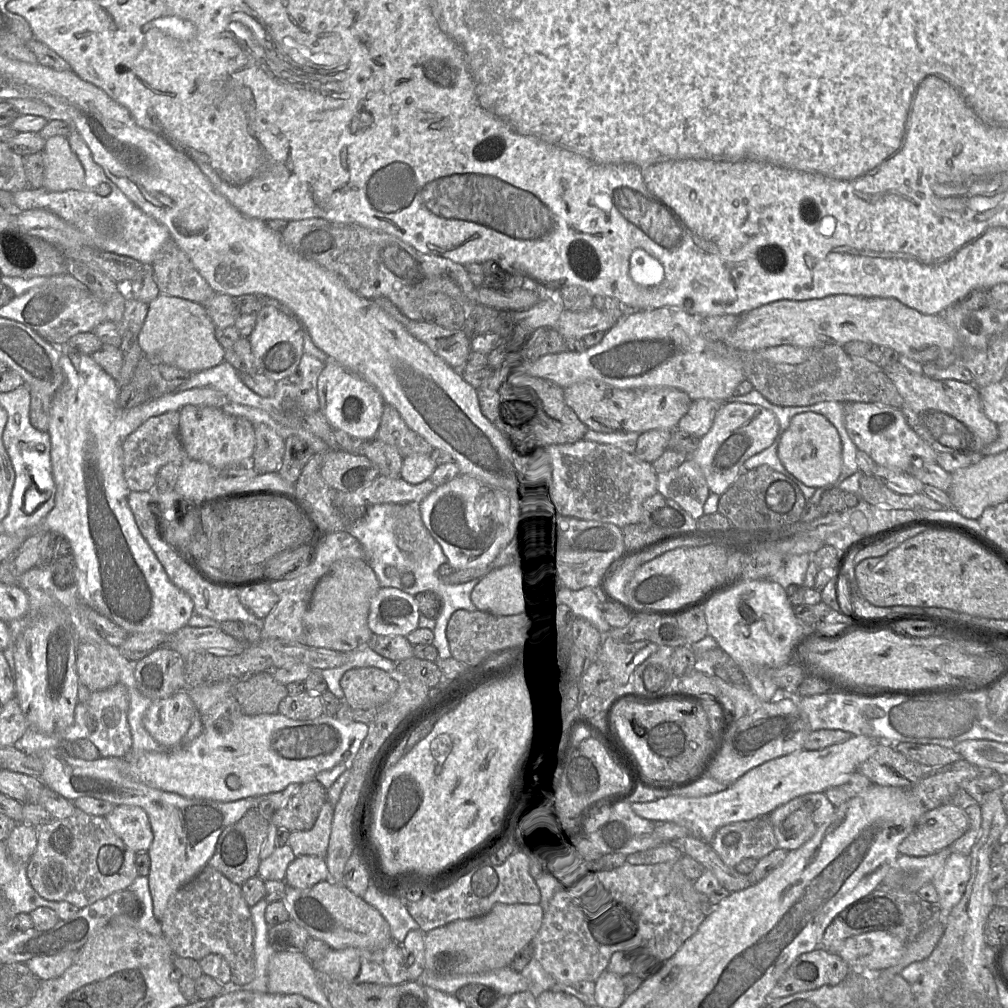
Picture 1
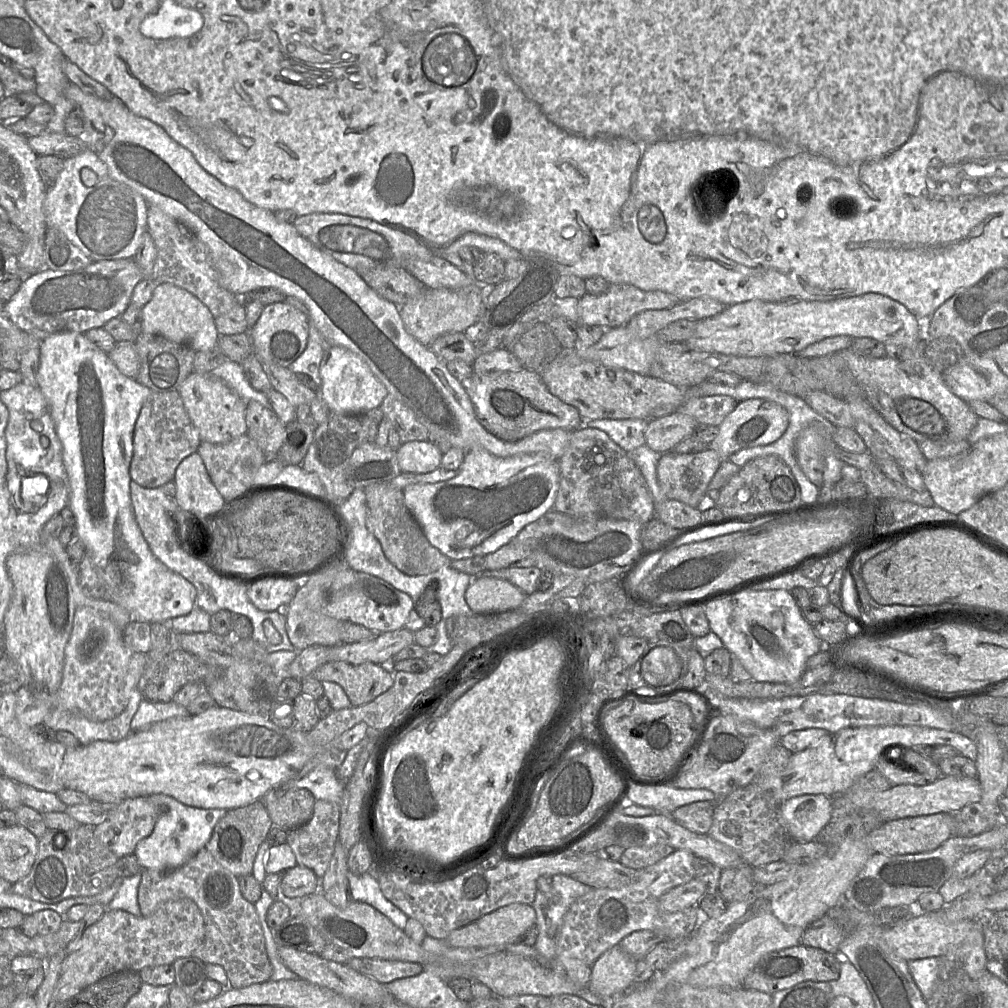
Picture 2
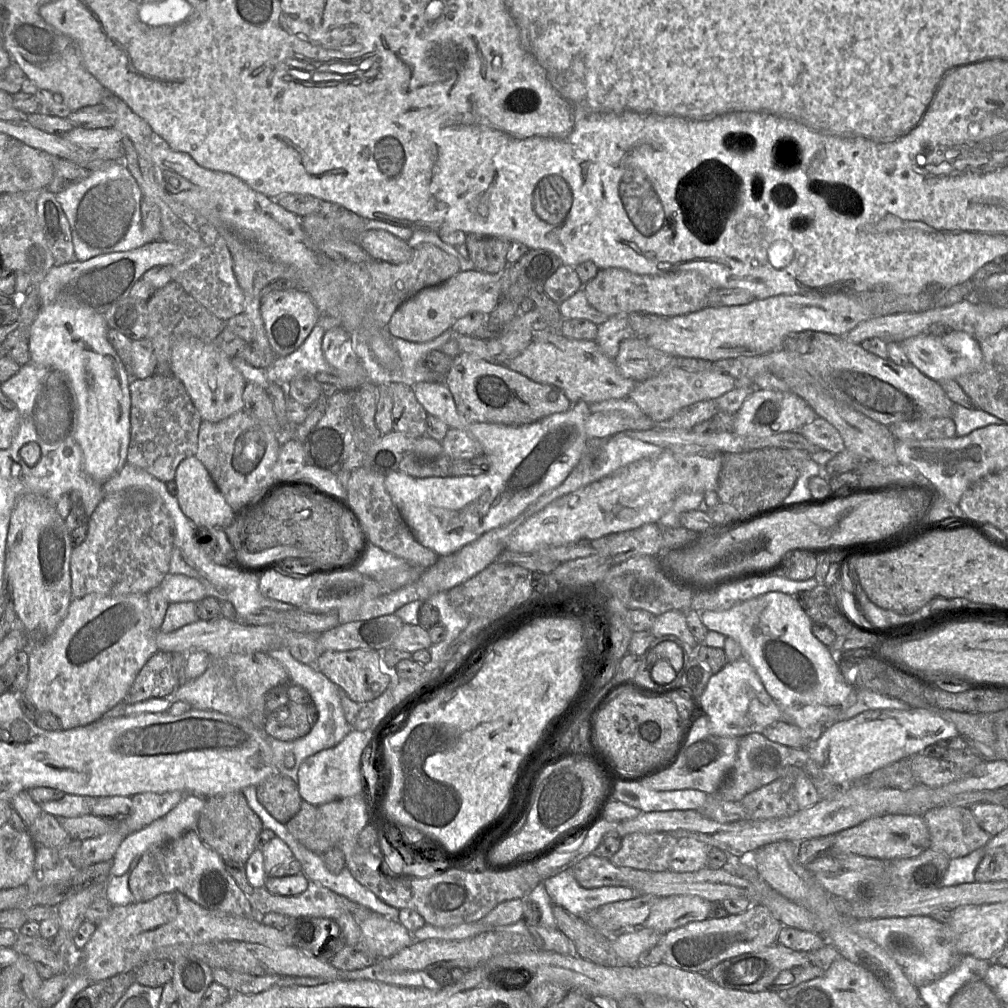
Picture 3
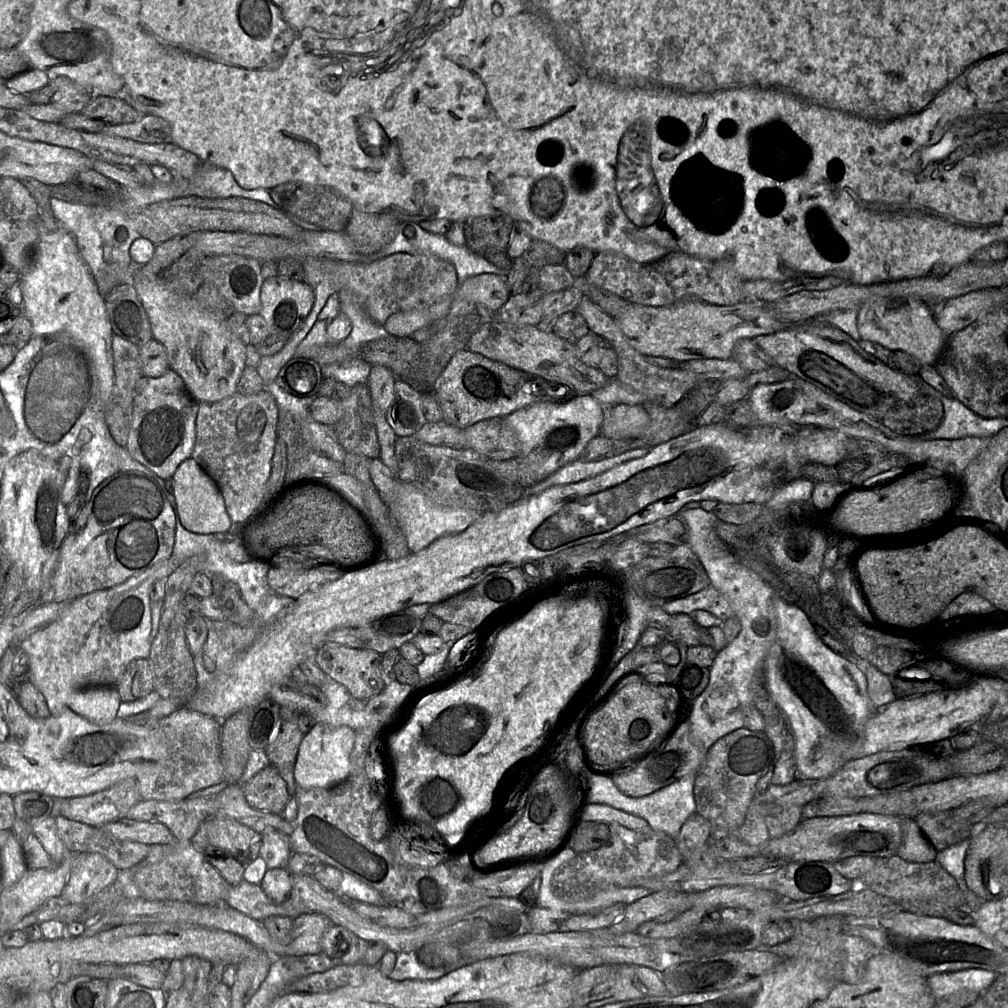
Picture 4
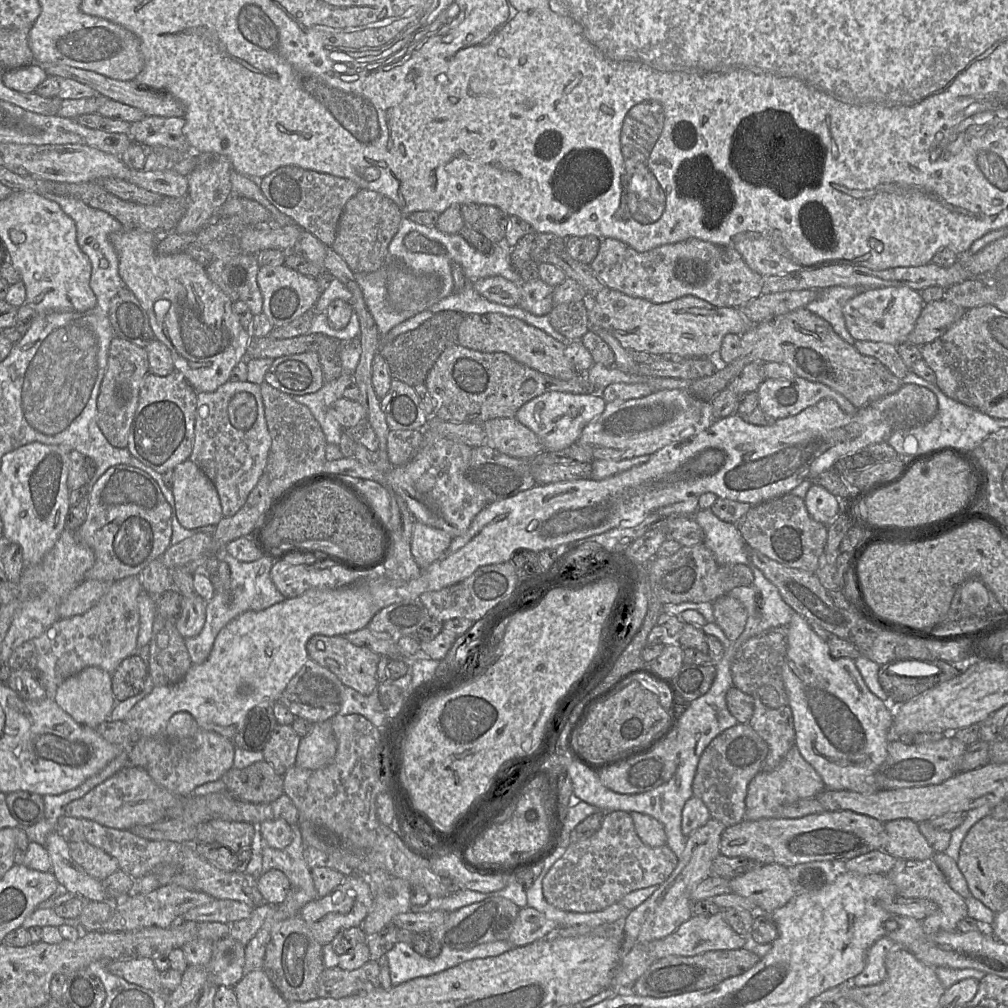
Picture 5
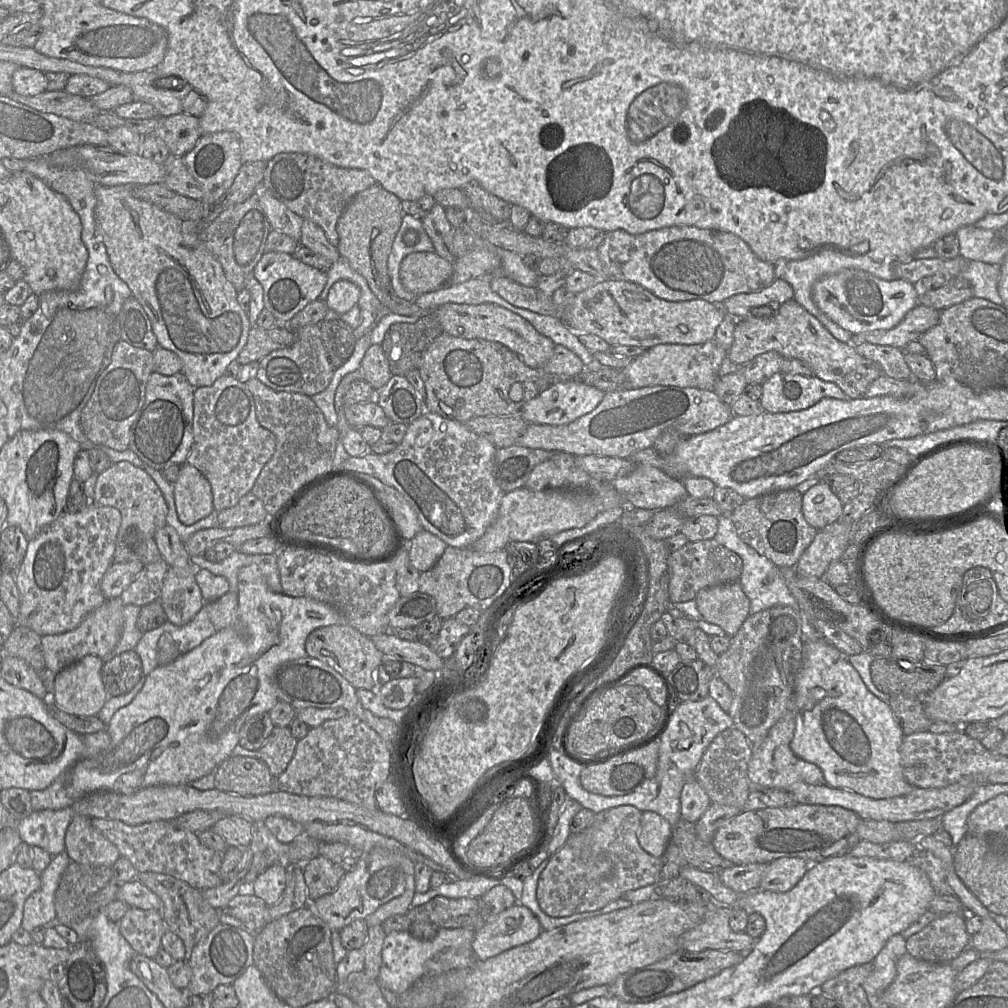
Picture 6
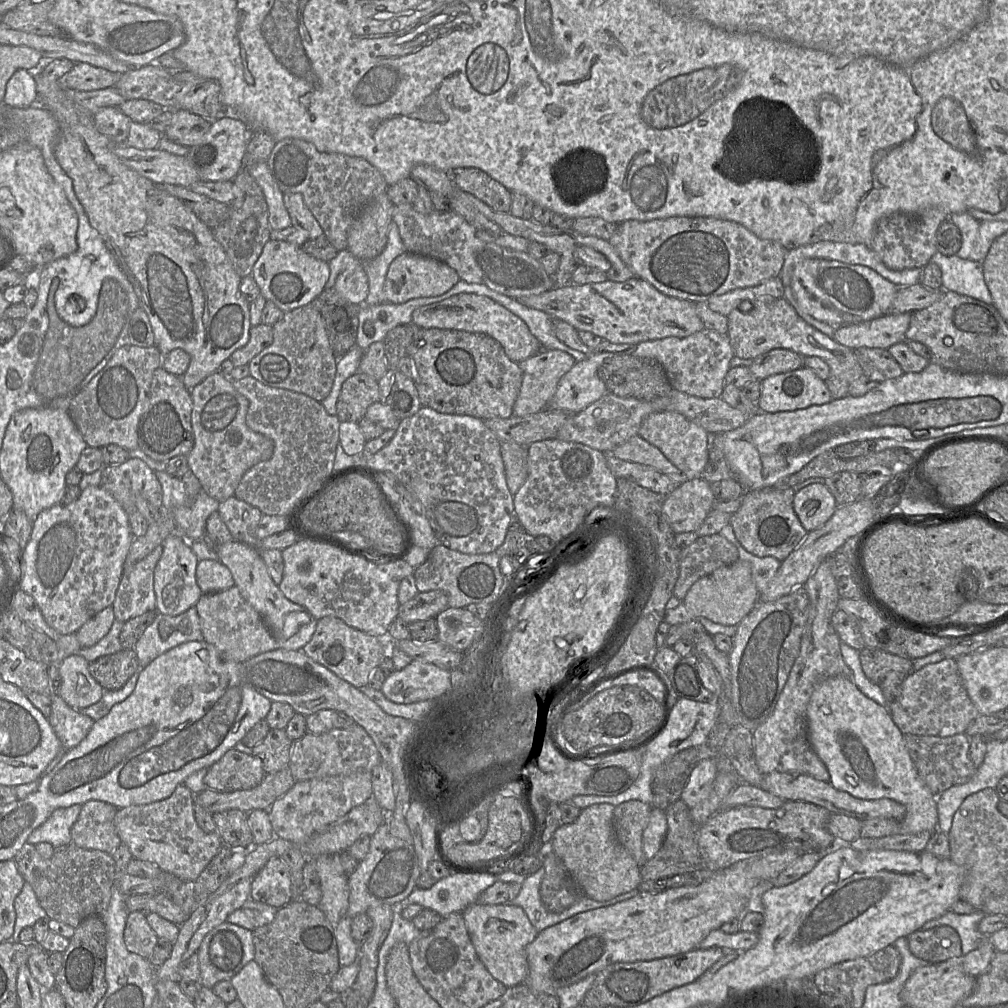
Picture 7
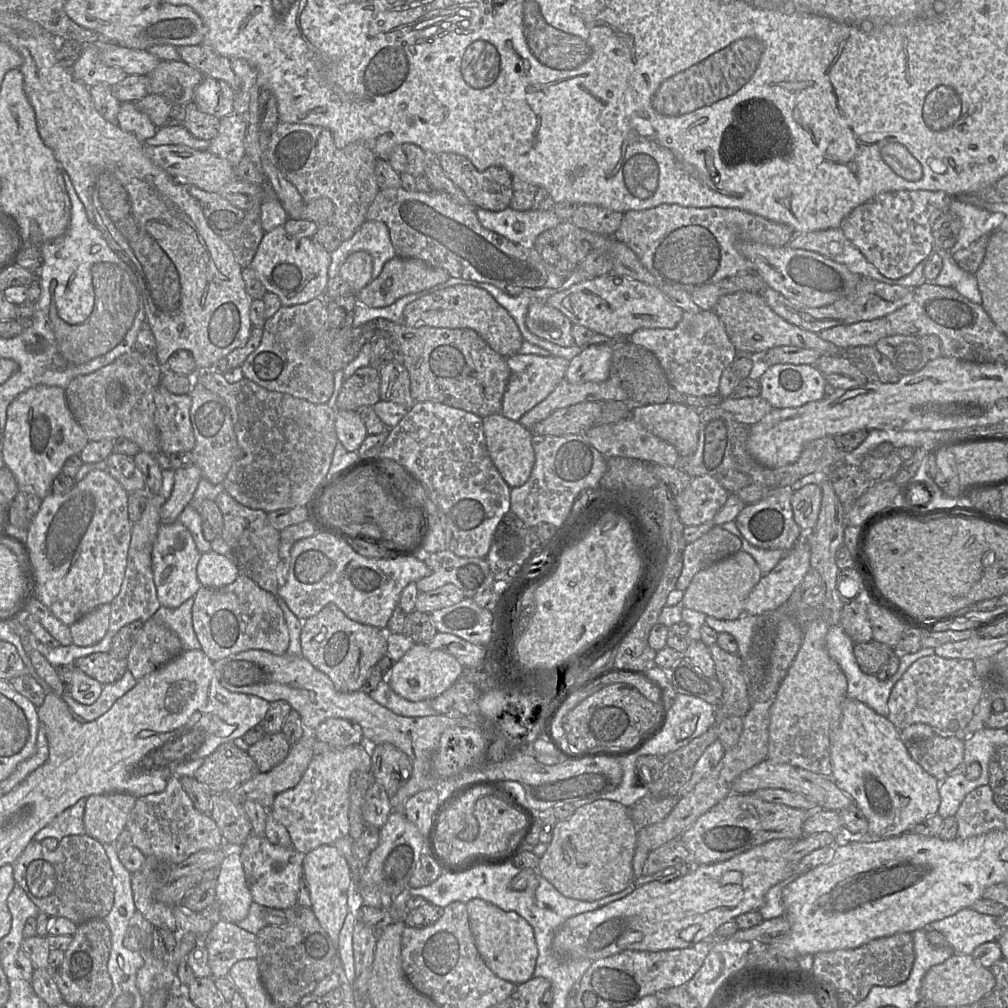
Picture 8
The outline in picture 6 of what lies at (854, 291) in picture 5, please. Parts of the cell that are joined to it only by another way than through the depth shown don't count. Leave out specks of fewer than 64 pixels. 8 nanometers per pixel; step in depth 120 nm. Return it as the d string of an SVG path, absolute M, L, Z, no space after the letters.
M823 248L810 256L799 259L790 260L781 265L781 278L785 280L793 289L794 296L793 300L804 307L810 314L816 317L822 325L830 332L830 334L836 338L838 341L851 344L852 334L838 324L829 319L814 303L812 298L812 290L814 284L822 277L835 274L844 269L859 269L866 271L878 278L886 281L895 280L895 275L893 273L893 264L880 263L872 260L867 256L851 256L844 254L840 251L830 248Z

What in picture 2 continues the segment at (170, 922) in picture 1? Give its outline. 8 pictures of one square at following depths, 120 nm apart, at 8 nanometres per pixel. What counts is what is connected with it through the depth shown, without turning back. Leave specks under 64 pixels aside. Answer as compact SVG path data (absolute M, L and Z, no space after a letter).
M205 847L184 865L169 870L143 869L138 887L138 903L142 916L151 916L164 902L191 899L200 909L205 935L191 956L224 968L229 987L244 988L270 980L272 966L268 959L262 927L253 903L242 895L238 878L221 866Z

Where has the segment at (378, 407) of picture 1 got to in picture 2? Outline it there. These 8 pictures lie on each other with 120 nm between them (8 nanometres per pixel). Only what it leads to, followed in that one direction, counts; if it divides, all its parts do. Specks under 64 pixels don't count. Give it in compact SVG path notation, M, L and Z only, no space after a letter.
M341 347L325 349L320 363L321 386L318 395L329 411L339 414L361 414L381 406L388 391L369 366L355 353Z

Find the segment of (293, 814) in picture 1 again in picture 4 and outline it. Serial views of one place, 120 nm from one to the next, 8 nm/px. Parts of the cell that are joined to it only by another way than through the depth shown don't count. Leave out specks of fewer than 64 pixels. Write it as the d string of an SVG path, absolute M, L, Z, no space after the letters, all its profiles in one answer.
M272 765L245 782L242 790L251 807L272 814L281 815L290 800L285 780Z

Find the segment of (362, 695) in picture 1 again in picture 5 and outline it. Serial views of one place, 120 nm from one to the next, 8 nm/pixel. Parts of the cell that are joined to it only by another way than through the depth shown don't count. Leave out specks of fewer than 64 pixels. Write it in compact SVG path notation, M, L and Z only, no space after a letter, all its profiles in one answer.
M314 635L308 640L306 649L309 659L335 674L346 687L364 696L369 696L379 684L377 668L381 656L366 647L352 644L344 636Z

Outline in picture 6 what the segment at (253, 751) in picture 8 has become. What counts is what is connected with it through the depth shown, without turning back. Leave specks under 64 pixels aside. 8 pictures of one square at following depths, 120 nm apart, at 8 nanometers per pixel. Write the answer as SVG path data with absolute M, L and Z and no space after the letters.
M274 727L259 751L270 773L278 777L292 760L298 740L291 734L289 727Z

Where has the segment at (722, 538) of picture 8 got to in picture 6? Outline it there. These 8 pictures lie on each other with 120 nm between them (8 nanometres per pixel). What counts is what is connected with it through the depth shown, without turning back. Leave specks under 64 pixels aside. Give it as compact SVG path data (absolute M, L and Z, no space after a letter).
M712 538L708 540L688 541L680 549L669 555L668 566L670 572L669 601L677 603L694 600L697 593L703 588L739 581L743 561L738 554Z

